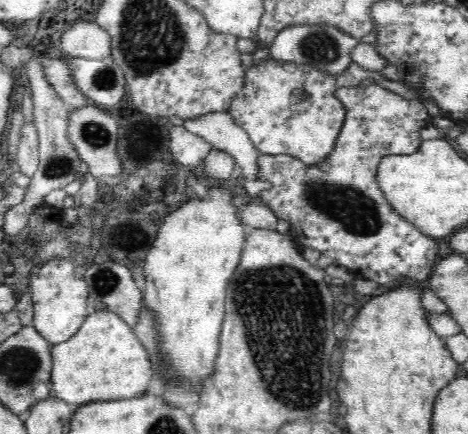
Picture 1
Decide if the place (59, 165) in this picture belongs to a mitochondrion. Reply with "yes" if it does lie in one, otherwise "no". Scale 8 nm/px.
yes

